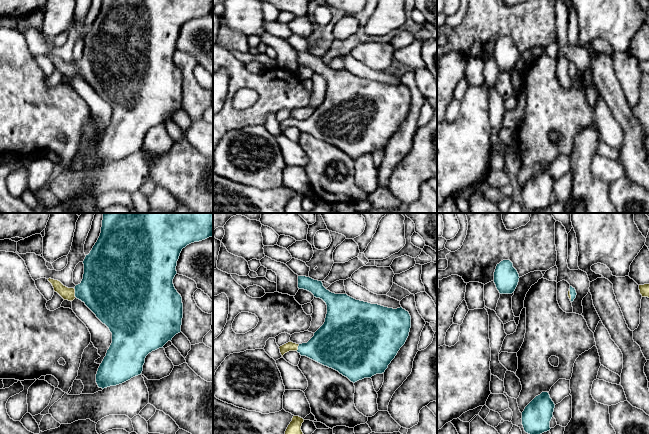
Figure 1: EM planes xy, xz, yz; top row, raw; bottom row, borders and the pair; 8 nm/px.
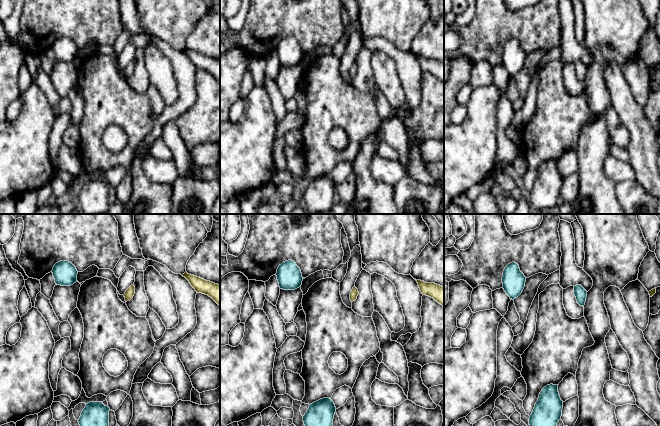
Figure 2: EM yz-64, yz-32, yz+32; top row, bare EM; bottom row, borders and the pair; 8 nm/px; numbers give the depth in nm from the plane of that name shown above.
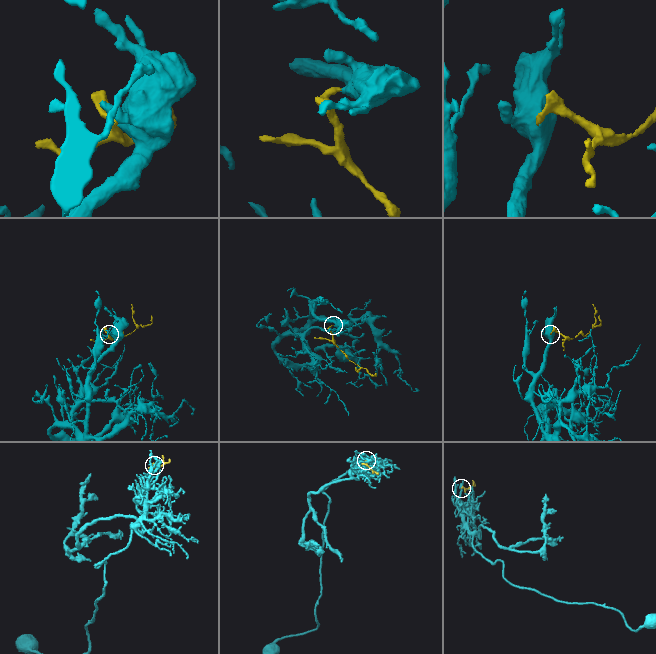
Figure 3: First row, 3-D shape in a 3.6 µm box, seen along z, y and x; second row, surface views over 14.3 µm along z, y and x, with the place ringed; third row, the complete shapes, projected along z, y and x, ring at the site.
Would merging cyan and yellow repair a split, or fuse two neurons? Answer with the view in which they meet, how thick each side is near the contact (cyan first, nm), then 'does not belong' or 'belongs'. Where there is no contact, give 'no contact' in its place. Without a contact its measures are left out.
xy | 400/100 nm | belongs

